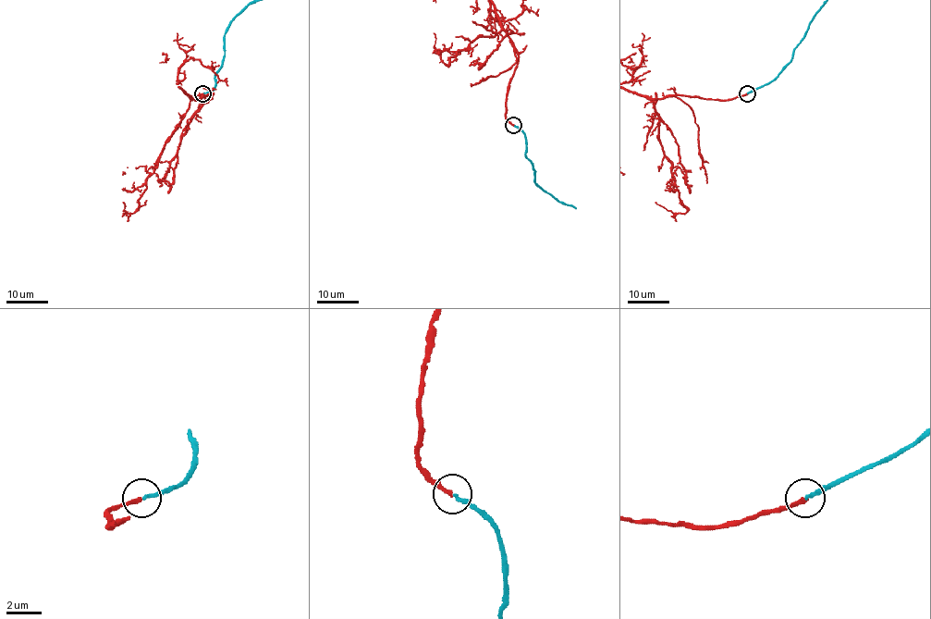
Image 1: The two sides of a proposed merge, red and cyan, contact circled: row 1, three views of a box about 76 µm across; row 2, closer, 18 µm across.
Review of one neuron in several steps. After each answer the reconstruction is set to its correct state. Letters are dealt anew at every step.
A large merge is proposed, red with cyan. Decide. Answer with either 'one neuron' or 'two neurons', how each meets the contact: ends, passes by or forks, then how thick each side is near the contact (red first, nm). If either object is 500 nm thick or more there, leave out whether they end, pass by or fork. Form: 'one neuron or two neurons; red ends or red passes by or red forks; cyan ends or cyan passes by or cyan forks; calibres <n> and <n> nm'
one neuron; red ends; cyan ends; calibres 190 and 190 nm

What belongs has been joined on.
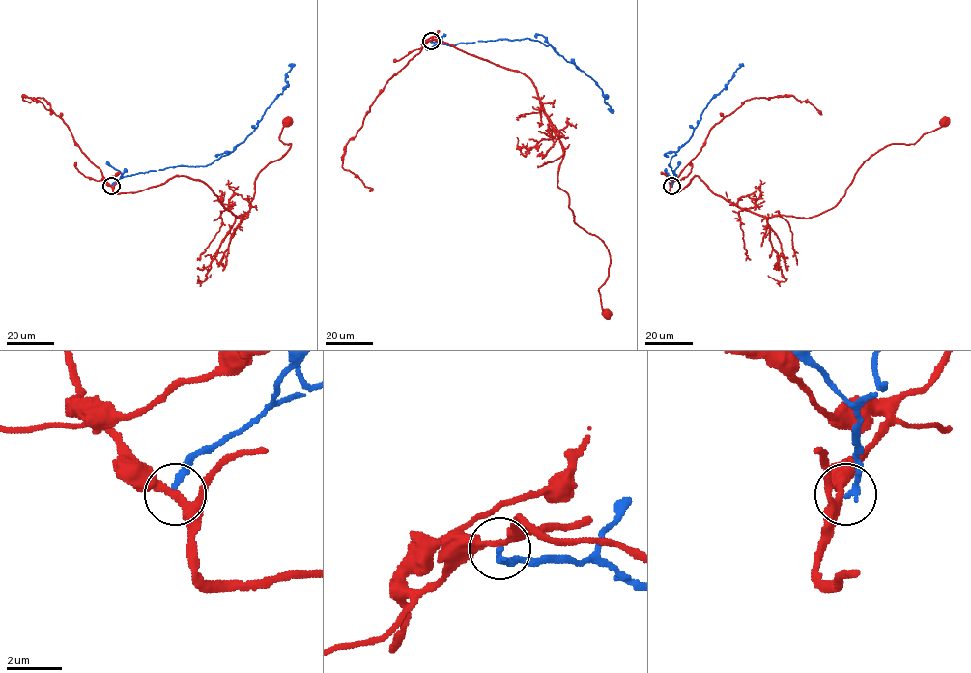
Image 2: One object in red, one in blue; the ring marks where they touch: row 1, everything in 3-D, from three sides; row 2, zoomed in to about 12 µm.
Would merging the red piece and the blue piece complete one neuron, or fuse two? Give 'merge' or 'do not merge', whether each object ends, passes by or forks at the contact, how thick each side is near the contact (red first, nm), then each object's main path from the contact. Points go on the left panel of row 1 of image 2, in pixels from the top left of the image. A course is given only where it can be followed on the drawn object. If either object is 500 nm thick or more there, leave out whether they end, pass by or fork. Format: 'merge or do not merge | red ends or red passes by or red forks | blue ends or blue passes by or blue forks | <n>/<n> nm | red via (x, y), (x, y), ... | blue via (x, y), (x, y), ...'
do not merge | red forks | blue ends | 240/220 nm | red via (111, 186), (137, 192), (185, 176), (240, 218), (258, 174), (289, 149), (279, 139), (288, 121) | blue via (111, 186), (138, 173), (210, 165), (230, 153), (282, 93), (292, 63)

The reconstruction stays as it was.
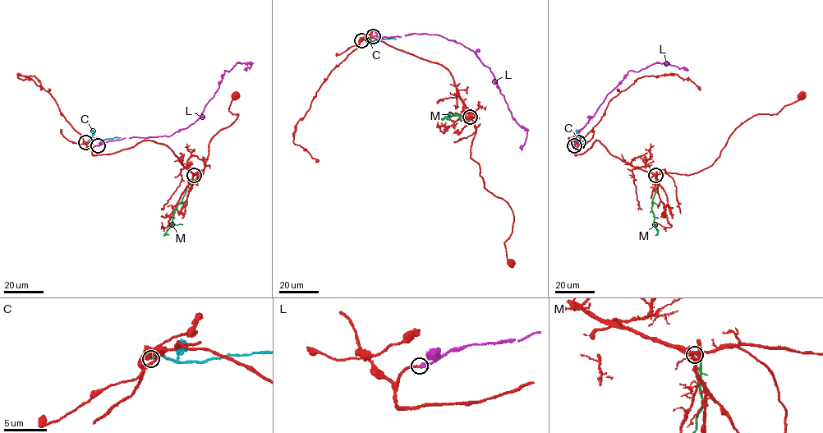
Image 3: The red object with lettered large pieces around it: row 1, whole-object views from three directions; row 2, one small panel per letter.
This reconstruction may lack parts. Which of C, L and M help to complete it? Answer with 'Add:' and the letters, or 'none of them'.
Add: L

